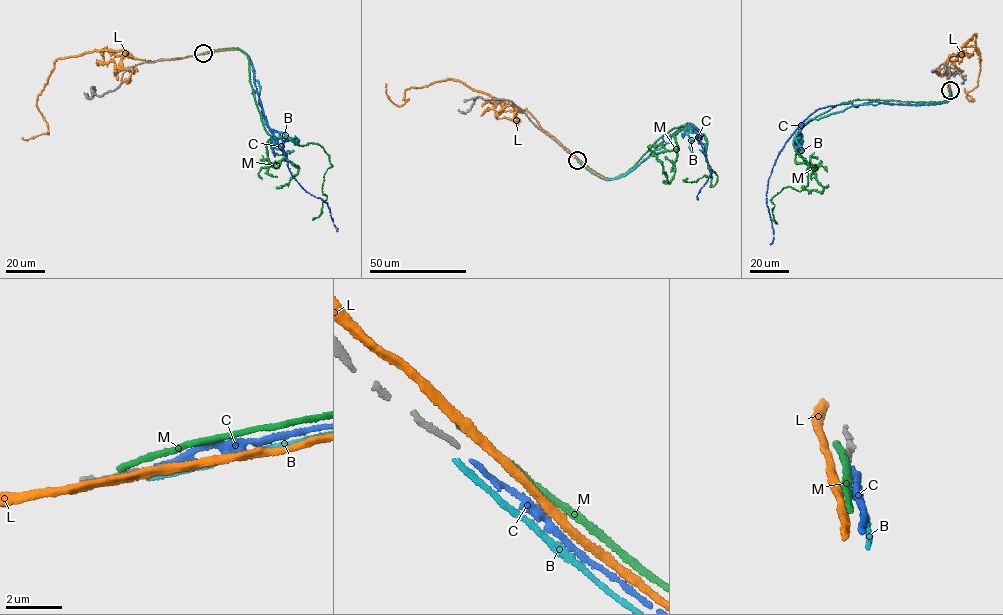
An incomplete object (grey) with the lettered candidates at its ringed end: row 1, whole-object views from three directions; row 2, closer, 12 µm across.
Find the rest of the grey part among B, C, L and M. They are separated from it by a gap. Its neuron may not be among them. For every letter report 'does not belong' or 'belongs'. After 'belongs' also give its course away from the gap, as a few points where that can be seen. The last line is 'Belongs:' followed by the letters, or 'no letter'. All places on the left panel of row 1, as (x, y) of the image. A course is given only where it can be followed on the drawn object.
B: does not belong
C: belongs | via (204, 53), (235, 48), (247, 55), (252, 93), (289, 171), (325, 202), (338, 230)
L: does not belong
M: does not belong
Belongs: C

